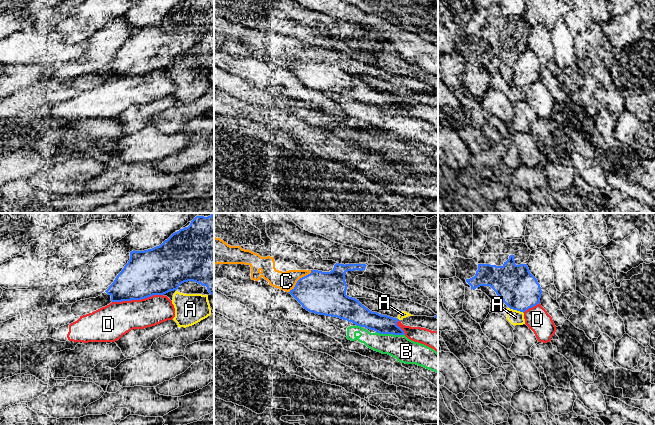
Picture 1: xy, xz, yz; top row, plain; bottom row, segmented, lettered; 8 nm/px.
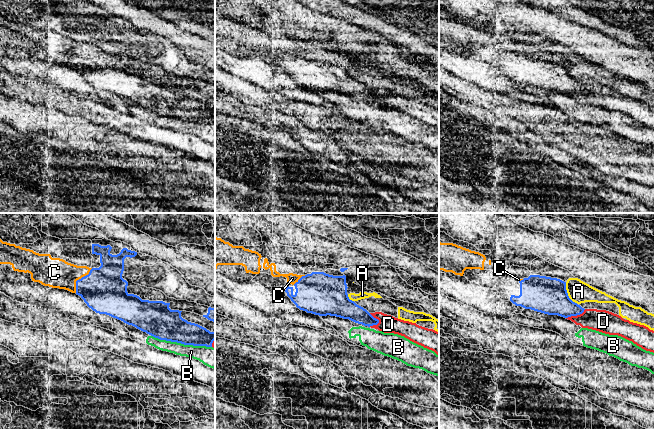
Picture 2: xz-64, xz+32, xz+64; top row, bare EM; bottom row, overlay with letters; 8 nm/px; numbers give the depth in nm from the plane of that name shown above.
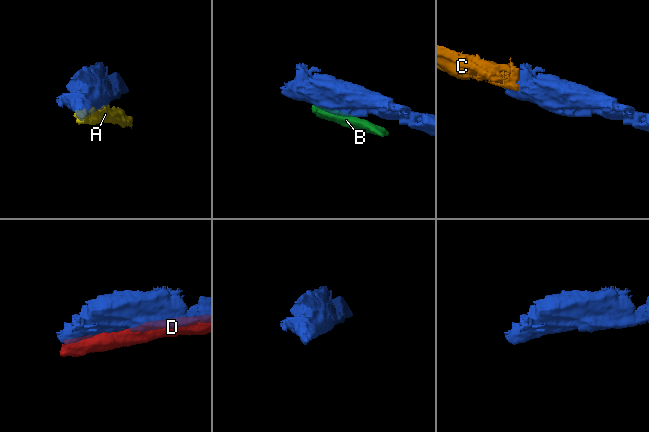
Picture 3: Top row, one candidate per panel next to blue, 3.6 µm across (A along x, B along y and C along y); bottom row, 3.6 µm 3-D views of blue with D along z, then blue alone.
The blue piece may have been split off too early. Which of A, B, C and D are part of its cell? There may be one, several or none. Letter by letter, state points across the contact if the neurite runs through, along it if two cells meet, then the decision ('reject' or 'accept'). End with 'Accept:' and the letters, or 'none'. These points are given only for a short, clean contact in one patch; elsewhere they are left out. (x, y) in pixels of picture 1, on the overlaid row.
A: reject
B: border xz (376, 331), (404, 335); reject
C: way xz (324, 293), (306, 286), (299, 279), (286, 281); accept
D: reject
Accept: C

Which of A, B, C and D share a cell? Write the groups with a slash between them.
A / B / C / D

